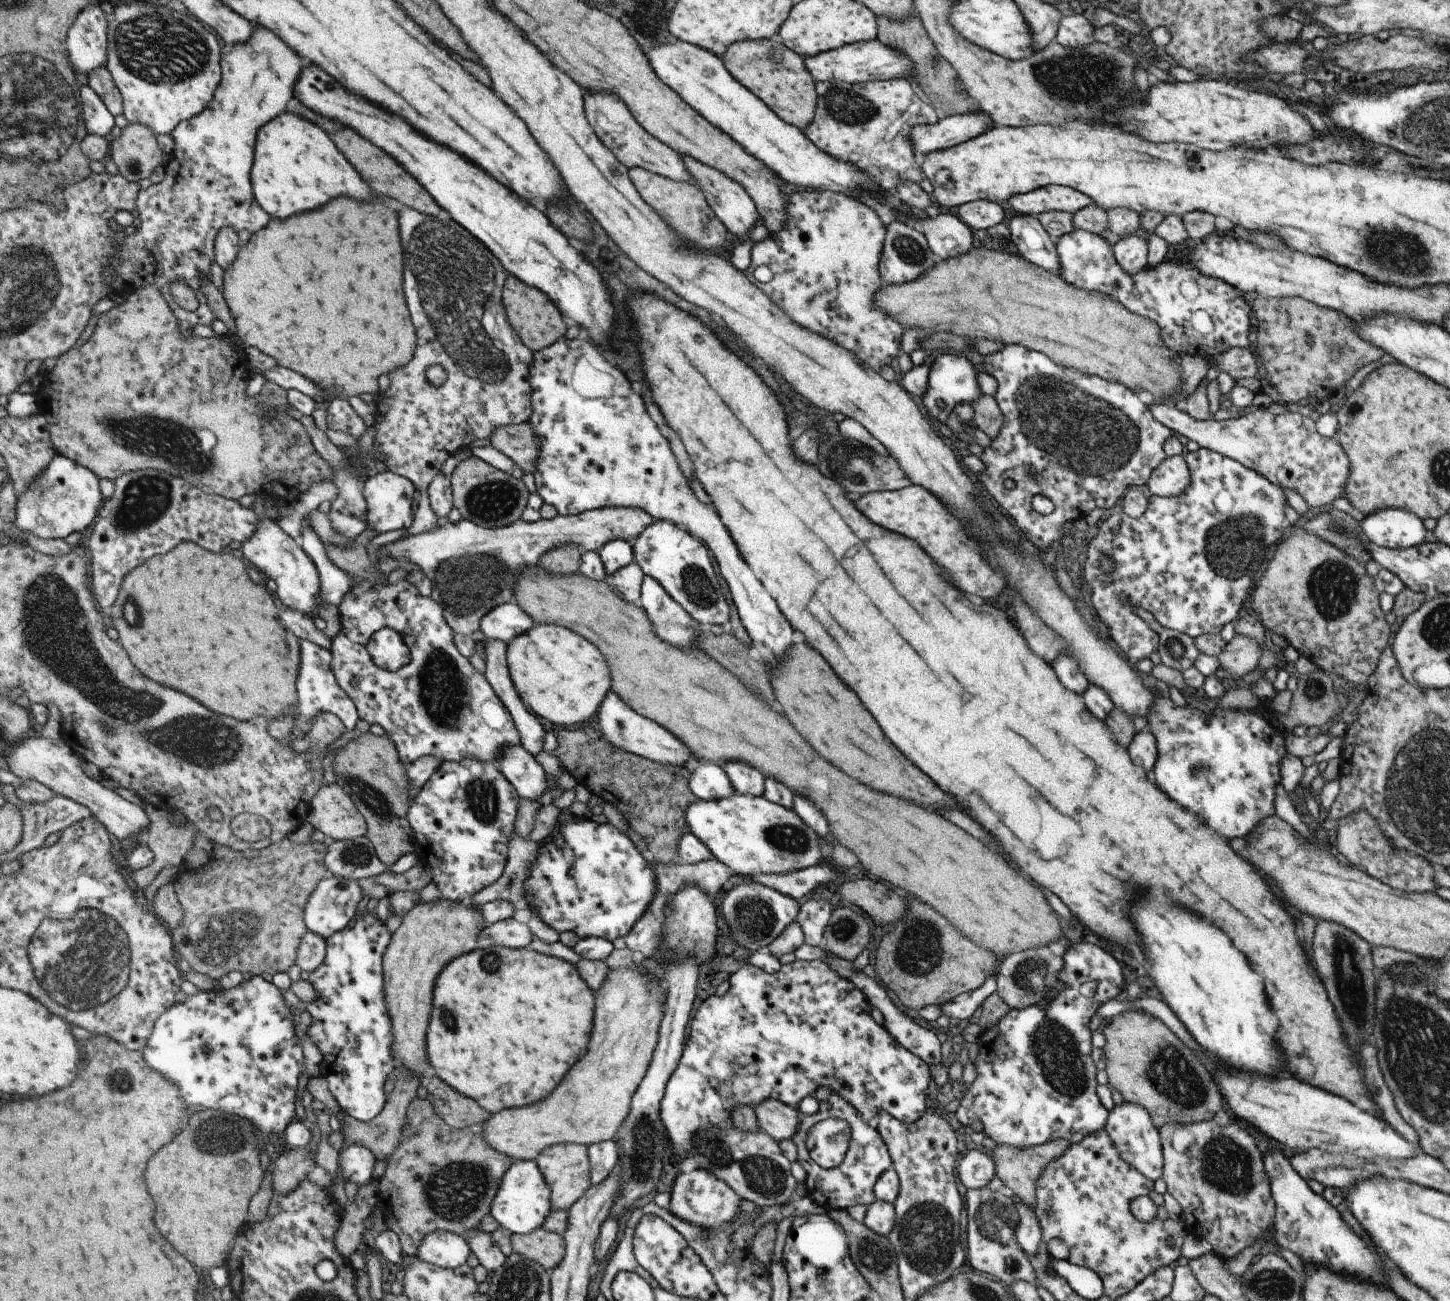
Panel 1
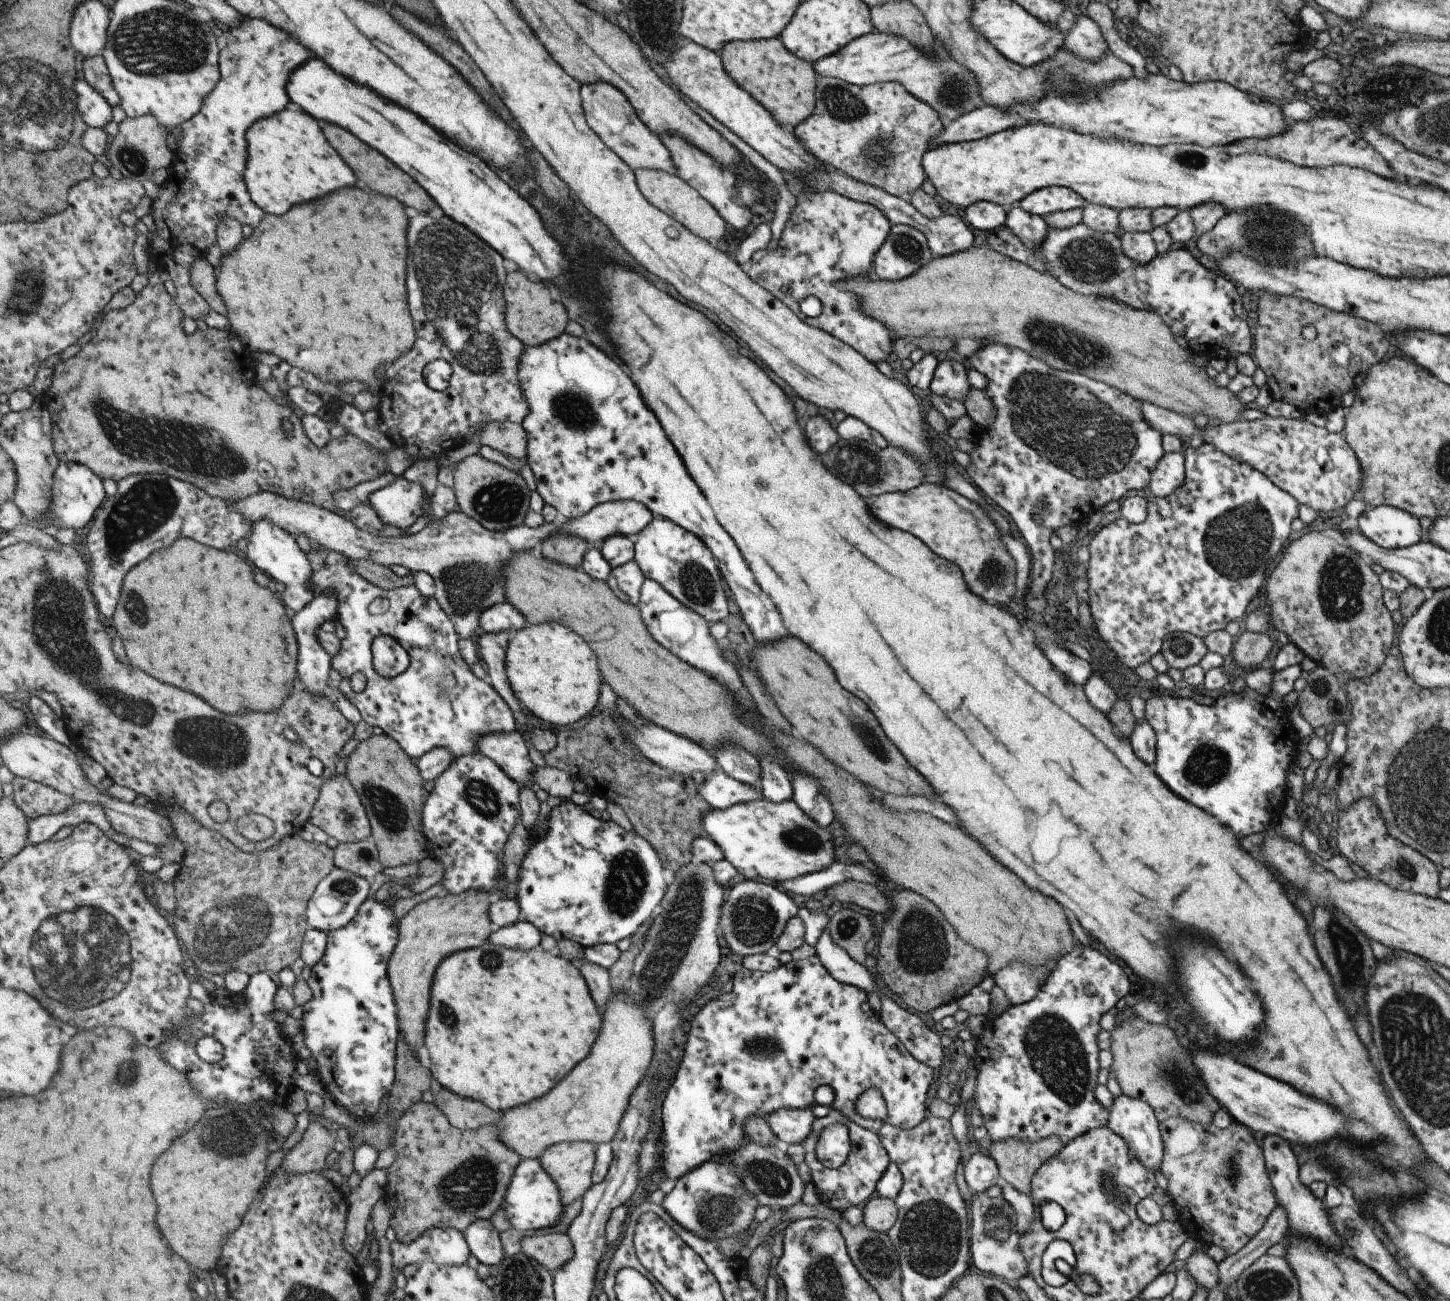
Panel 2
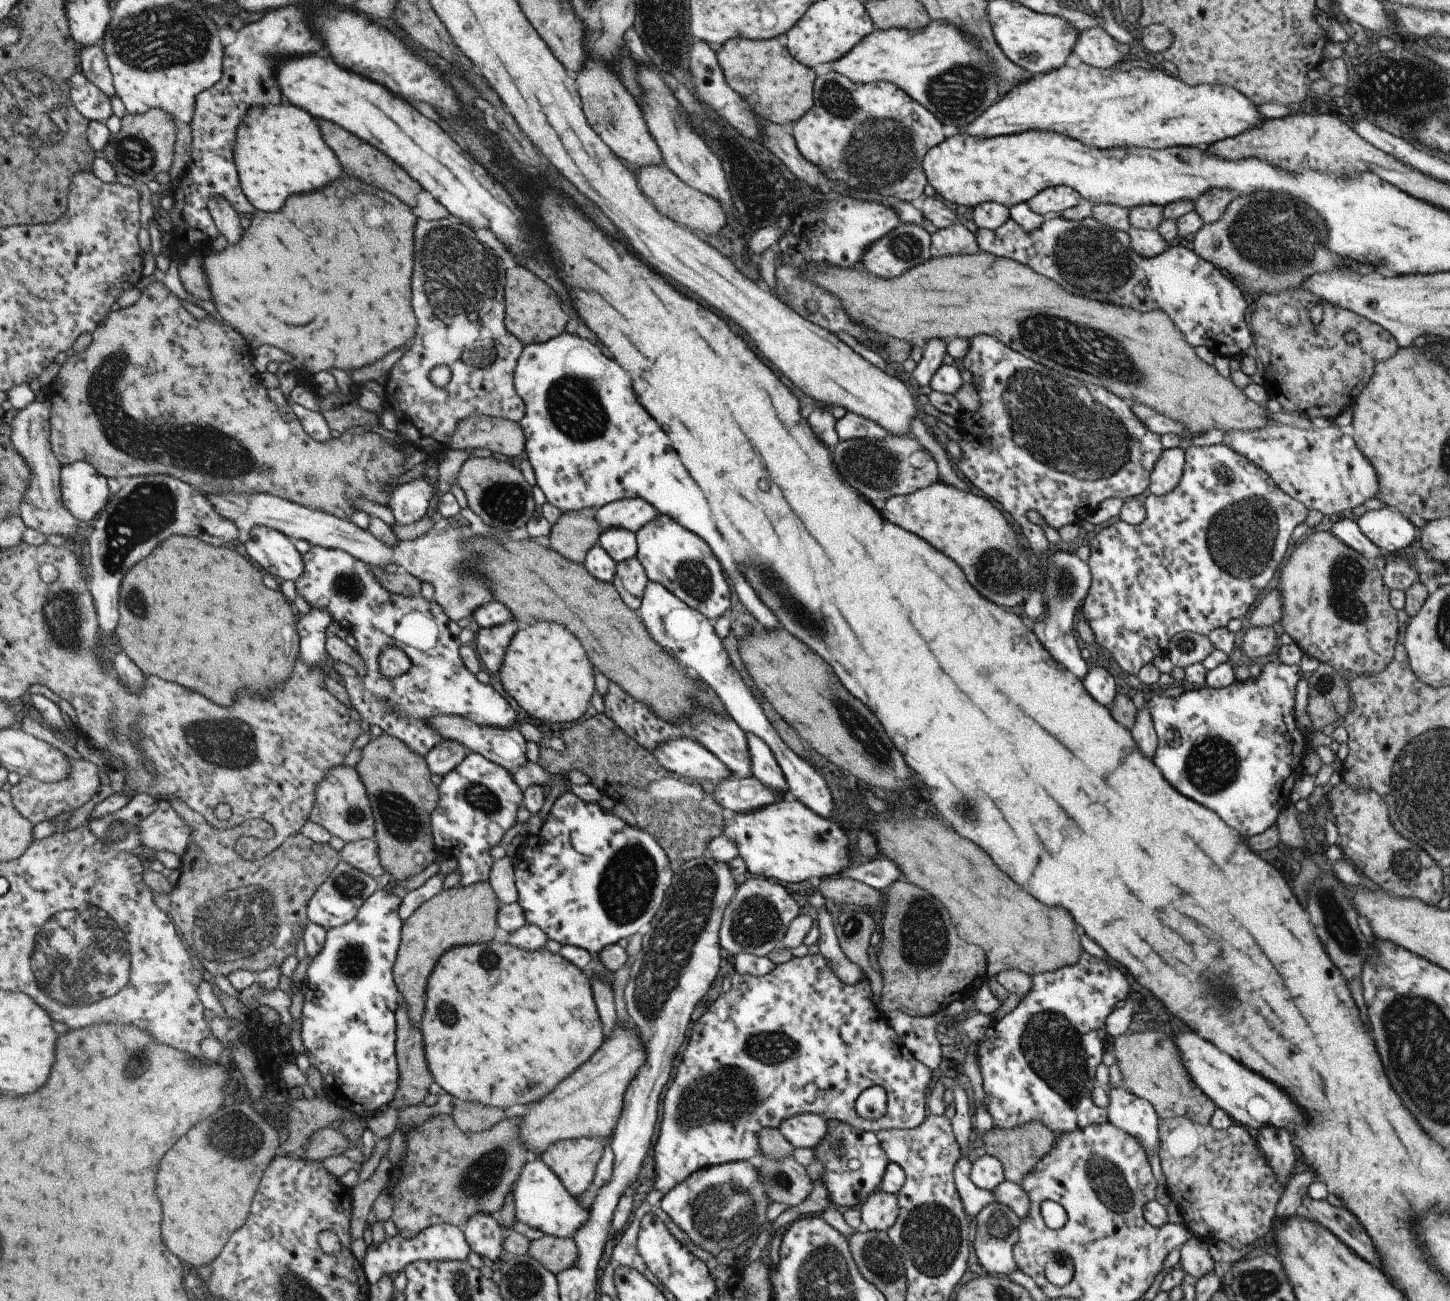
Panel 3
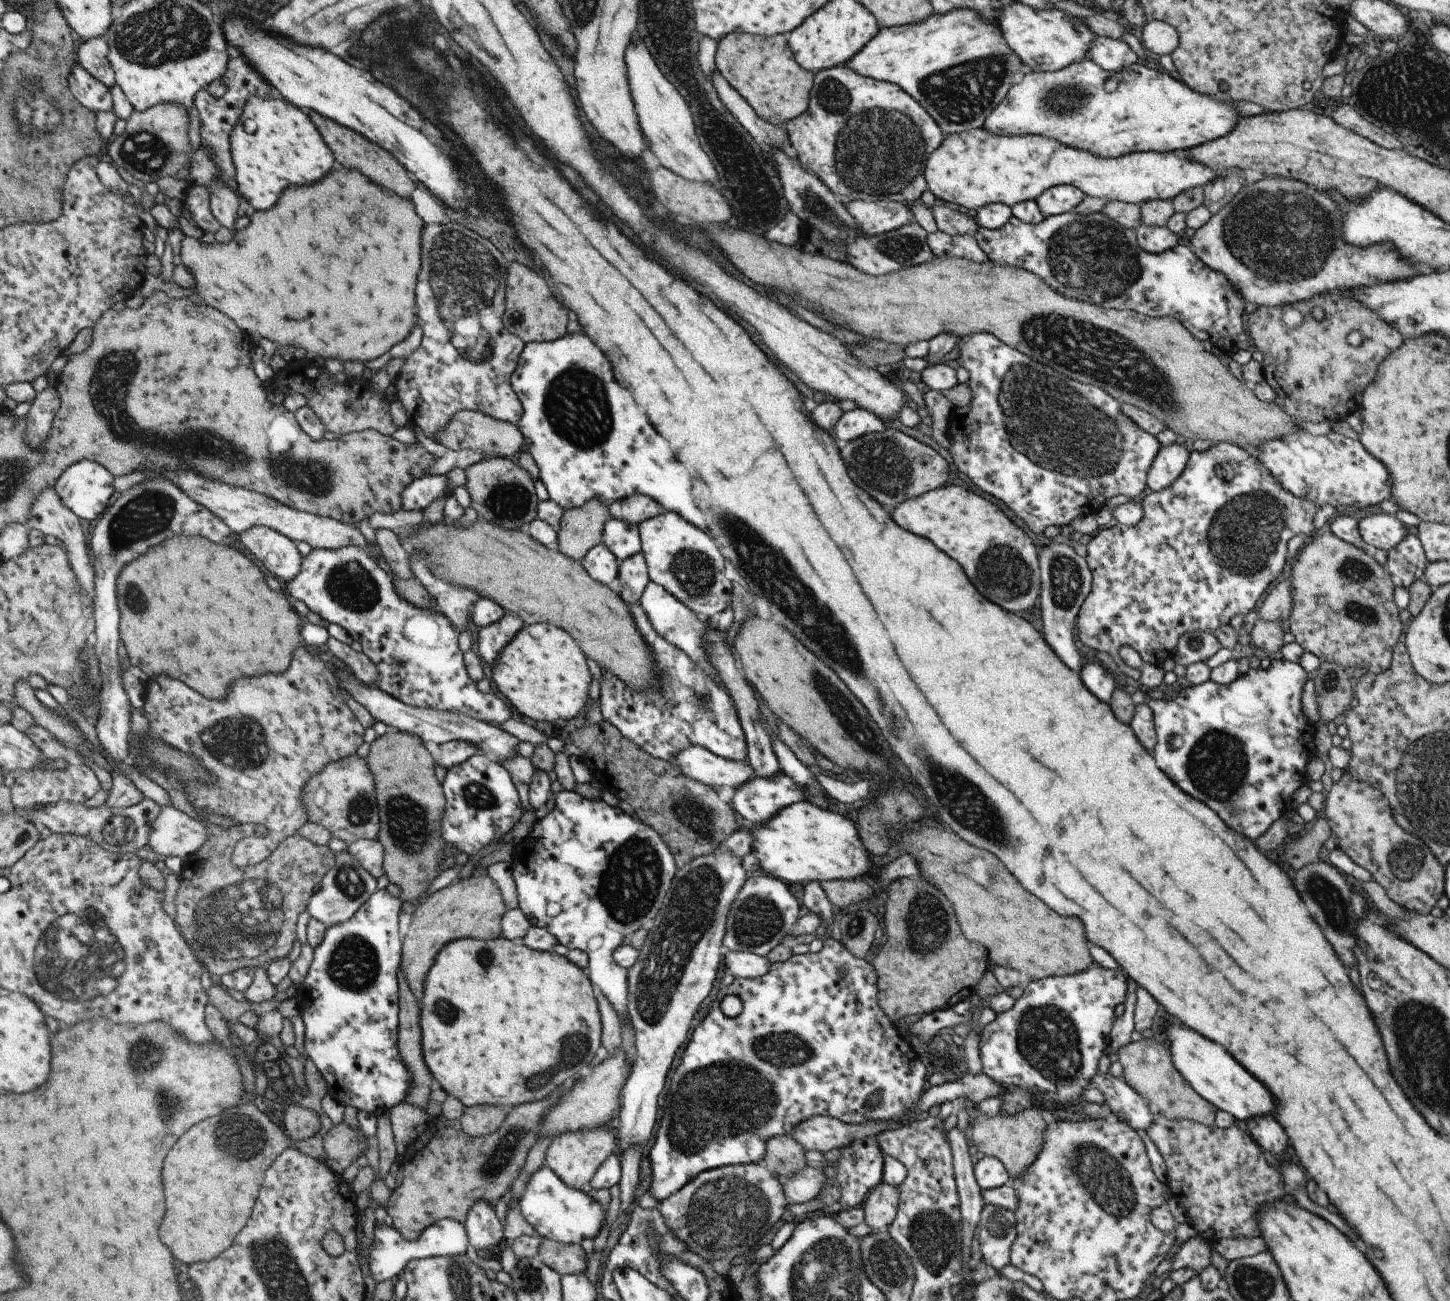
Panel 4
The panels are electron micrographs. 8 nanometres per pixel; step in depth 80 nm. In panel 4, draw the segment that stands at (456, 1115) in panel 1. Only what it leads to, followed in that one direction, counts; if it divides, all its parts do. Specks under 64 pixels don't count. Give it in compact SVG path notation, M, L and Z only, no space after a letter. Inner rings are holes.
M477 1105L466 1107L460 1120L466 1133L474 1137L484 1137L496 1133L506 1119L501 1106Z

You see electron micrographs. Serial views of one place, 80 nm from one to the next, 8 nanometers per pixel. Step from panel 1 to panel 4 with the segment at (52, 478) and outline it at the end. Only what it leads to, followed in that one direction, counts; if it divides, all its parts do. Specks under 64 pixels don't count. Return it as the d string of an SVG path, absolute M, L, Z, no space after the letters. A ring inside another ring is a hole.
M82 460L63 472L56 489L63 503L80 519L89 521L102 516L118 495L115 479L102 464Z

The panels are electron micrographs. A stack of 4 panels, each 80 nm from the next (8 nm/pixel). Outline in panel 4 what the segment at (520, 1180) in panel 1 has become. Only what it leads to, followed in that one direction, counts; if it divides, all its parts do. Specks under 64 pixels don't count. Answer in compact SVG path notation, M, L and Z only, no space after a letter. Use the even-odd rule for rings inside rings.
M543 1165L529 1177L519 1200L521 1212L528 1222L543 1236L561 1242L577 1244L595 1238L603 1226L606 1206L590 1198L586 1189L571 1188L561 1180L550 1167Z

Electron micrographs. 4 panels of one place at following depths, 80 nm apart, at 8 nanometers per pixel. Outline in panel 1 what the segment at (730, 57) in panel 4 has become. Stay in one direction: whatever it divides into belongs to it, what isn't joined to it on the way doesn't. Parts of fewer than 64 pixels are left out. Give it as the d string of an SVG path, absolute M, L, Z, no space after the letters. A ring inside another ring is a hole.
M771 38L763 40L742 40L730 44L720 56L723 66L727 72L742 84L756 98L761 99L772 112L775 113L782 121L802 129L814 115L816 107L817 93L812 76L807 72L804 65L804 58L789 50L783 43Z

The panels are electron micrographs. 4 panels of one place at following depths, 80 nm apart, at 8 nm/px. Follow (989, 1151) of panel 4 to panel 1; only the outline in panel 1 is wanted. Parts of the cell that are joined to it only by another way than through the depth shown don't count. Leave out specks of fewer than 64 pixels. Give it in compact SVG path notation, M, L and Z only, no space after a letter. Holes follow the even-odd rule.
M1053 1139L1032 1147L1017 1148L1011 1145L996 1145L990 1158L994 1163L994 1174L1002 1182L1004 1190L1017 1195L1028 1207L1034 1209L1035 1179L1051 1160L1062 1155L1070 1145L1065 1139Z

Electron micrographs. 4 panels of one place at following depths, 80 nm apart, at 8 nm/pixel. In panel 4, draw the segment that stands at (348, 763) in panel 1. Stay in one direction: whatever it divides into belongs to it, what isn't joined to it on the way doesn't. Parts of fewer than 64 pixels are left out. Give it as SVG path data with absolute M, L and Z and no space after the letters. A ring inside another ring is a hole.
M389 729L371 745L368 765L378 790L382 830L379 840L386 848L384 868L389 882L402 890L402 902L425 899L433 880L441 874L445 860L442 822L447 806L446 794L435 774L436 760L417 735Z

